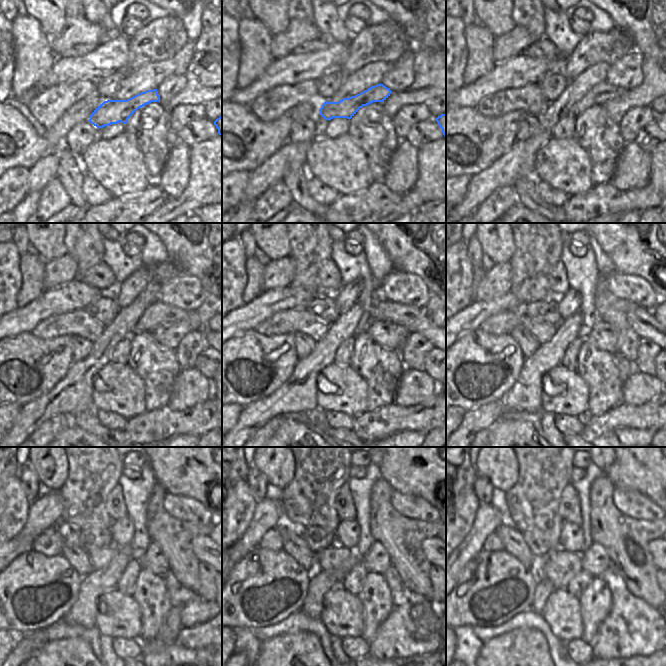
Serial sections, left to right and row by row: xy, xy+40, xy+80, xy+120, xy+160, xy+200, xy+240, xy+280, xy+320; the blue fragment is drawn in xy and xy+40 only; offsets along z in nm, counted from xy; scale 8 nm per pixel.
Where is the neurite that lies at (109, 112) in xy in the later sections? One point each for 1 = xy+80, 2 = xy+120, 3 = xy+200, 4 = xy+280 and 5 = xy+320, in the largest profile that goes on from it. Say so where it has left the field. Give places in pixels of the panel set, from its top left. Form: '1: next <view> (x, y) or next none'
1: next xy+80 (603, 91)
2: next xy+120 (158, 313)
3: next xy+200 (642, 321)
4: next xy+280 (425, 543)
5: next xy+320 (649, 546)

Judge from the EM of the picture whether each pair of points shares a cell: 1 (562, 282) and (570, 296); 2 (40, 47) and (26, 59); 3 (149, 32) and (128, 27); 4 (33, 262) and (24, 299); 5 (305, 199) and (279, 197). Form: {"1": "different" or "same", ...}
{"1": "different", "2": "same", "3": "different", "4": "same", "5": "different"}

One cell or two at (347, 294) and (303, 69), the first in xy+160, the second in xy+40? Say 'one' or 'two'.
two

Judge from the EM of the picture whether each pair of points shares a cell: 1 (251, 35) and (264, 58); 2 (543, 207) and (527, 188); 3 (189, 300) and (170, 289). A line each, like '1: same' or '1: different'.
1: same
2: same
3: same

